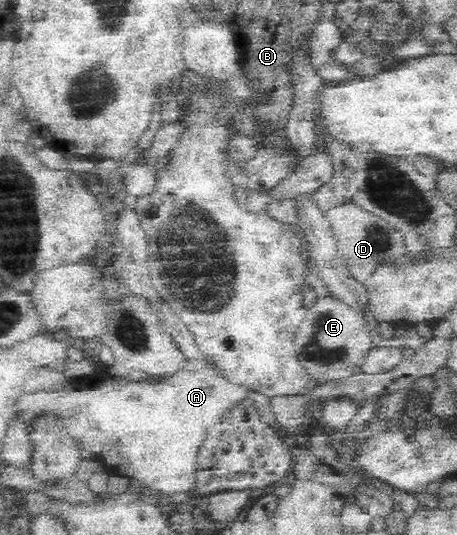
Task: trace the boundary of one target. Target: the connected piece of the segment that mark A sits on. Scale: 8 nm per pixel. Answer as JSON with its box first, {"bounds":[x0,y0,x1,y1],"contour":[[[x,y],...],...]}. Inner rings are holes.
{"bounds":[18,365,248,499],"contour":[[[201,365],[164,377],[160,383],[132,383],[130,379],[114,383],[107,373],[81,371],[68,374],[65,383],[66,387],[62,385],[58,391],[22,395],[18,399],[21,419],[30,426],[38,413],[57,411],[68,423],[68,433],[80,439],[81,450],[94,453],[100,463],[112,467],[108,471],[136,477],[170,499],[193,489],[196,455],[206,429],[248,393],[248,388],[230,382],[216,368]],[[80,391],[88,395],[78,399]]]}

